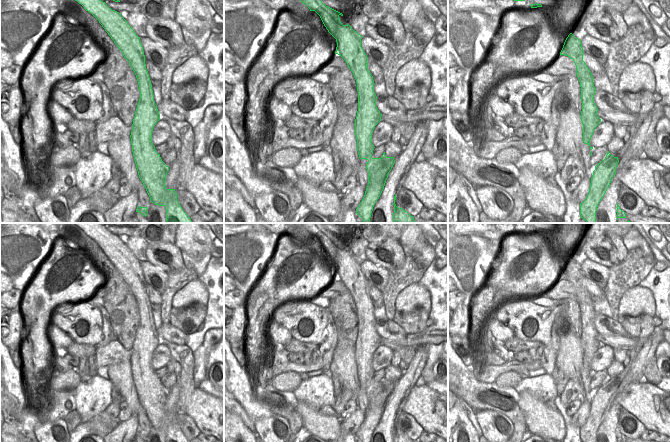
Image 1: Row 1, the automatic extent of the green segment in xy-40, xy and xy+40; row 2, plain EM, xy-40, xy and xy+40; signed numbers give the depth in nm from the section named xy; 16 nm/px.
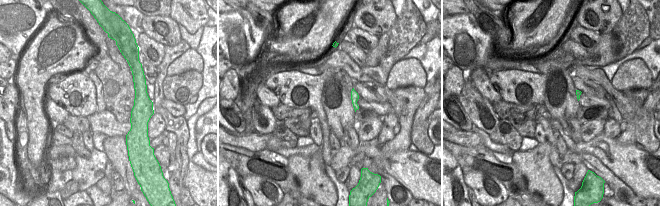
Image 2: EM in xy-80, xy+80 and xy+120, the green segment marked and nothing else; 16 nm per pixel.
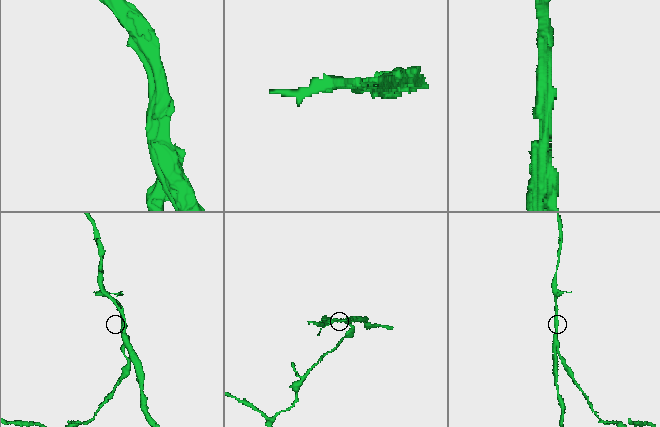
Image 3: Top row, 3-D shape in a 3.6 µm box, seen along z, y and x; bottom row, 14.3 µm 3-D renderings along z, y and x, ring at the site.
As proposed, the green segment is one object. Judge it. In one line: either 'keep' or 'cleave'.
cleave

